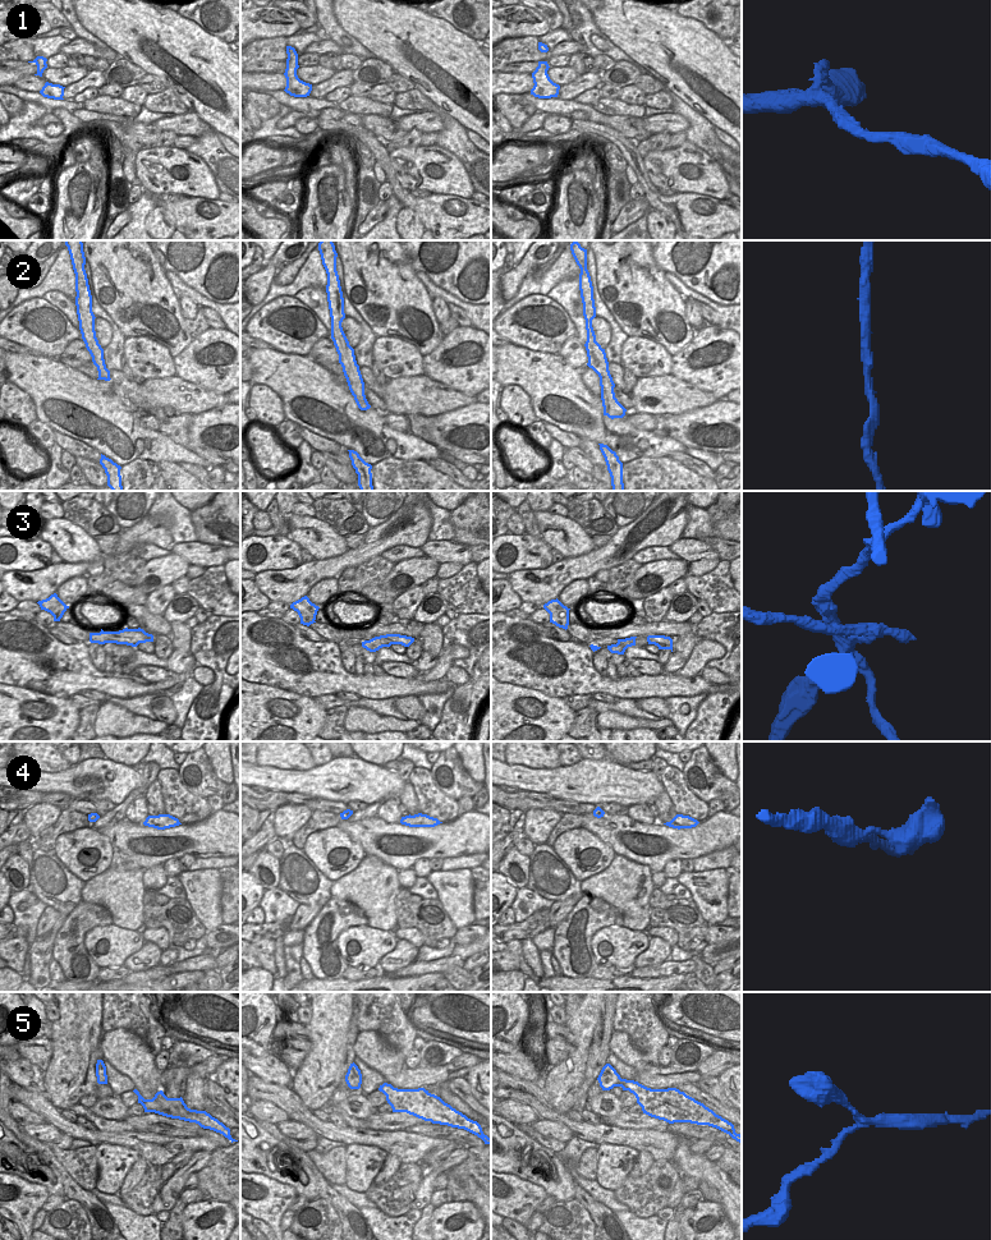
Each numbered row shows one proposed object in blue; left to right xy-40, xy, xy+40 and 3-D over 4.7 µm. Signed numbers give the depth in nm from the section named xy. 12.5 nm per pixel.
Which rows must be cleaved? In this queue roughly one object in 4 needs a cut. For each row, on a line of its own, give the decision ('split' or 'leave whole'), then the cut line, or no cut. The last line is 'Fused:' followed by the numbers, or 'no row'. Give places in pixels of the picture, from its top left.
1: leave whole; no cut
2: leave whole; no cut
3: split; cut in xy along (372, 638), (377, 638), (382, 646)
4: leave whole; no cut
5: leave whole; no cut
Fused: 3

